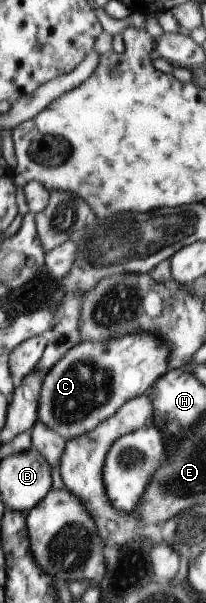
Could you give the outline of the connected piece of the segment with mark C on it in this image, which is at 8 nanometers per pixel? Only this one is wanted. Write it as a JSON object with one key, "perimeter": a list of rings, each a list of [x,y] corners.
{"perimeter":[[[132,333],[98,343],[81,341],[43,376],[37,422],[56,432],[65,442],[73,440],[111,418],[126,402],[147,395],[156,380],[168,371],[168,366],[169,349],[155,335]]]}

